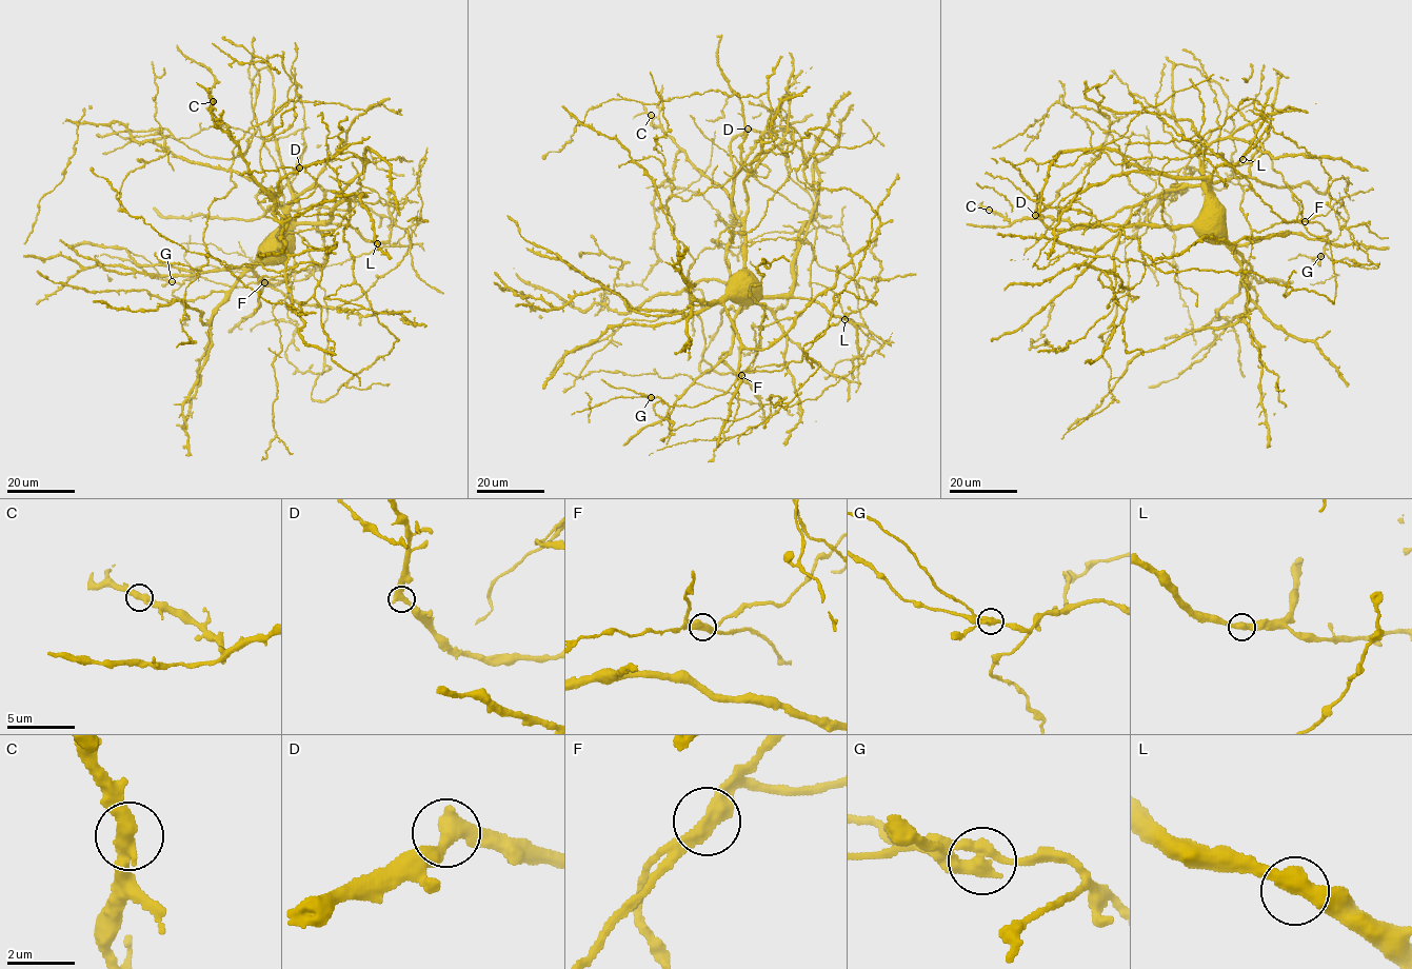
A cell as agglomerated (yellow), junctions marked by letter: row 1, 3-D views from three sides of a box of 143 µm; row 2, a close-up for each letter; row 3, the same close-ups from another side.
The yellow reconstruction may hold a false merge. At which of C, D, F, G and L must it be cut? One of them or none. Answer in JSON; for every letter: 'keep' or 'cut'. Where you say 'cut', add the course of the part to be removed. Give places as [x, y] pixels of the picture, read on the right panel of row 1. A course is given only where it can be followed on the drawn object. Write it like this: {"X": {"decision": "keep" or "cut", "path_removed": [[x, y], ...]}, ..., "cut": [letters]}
{"C": {"decision": "keep"}, "D": {"decision": "keep"}, "F": {"decision": "keep"}, "G": {"decision": "cut", "path_removed": [[1320, 256], [1313, 258], [1298, 254], [1288, 259]]}, "L": {"decision": "keep"}, "cut": ["G"]}

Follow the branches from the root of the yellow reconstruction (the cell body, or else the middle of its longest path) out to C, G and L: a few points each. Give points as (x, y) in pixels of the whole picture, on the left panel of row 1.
C: (275, 251), (273, 248), (282, 218), (273, 197), (252, 175), (240, 146), (215, 125), (211, 113), (213, 101)
G: (275, 251), (281, 206), (231, 170), (258, 130), (313, 271), (239, 287), (172, 281)
L: (275, 251), (285, 232), (298, 223), (346, 224), (364, 239), (377, 243)

